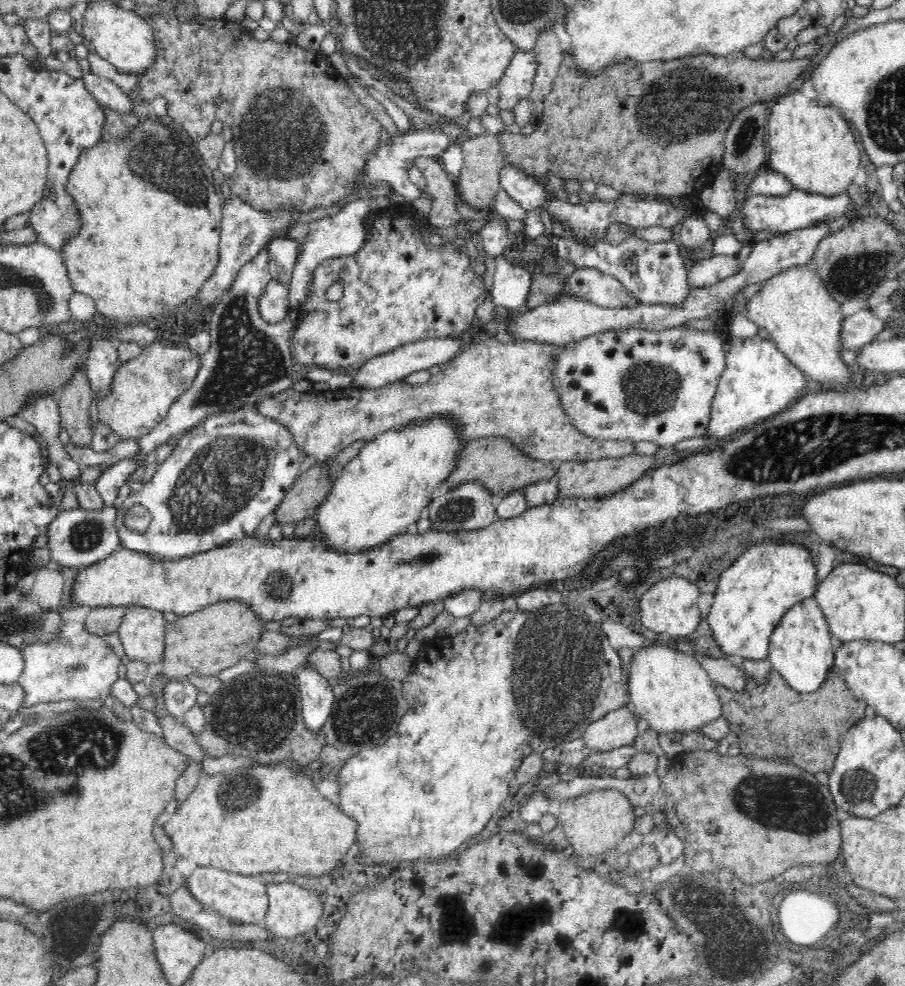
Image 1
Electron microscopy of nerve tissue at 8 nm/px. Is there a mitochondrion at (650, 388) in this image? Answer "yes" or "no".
yes

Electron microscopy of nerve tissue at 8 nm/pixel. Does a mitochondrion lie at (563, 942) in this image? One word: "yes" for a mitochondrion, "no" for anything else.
no

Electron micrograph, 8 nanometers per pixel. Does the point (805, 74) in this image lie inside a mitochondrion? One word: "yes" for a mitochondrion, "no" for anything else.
no

